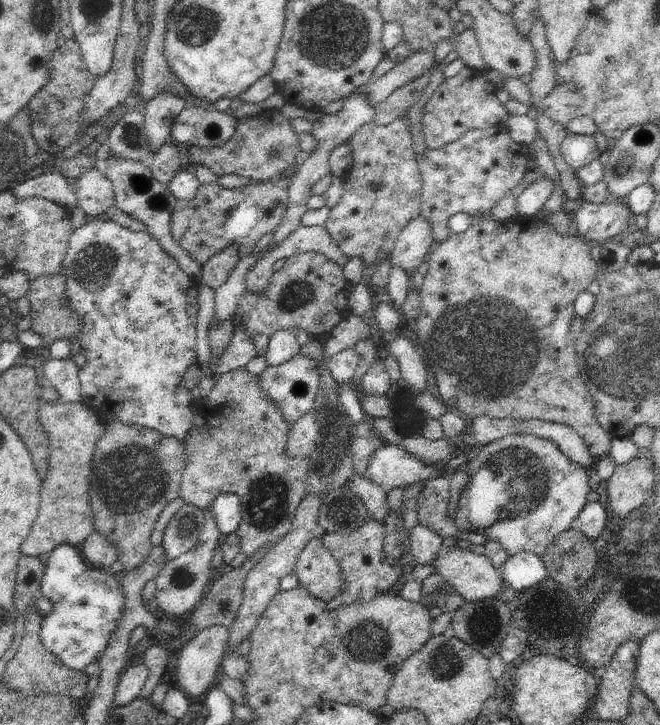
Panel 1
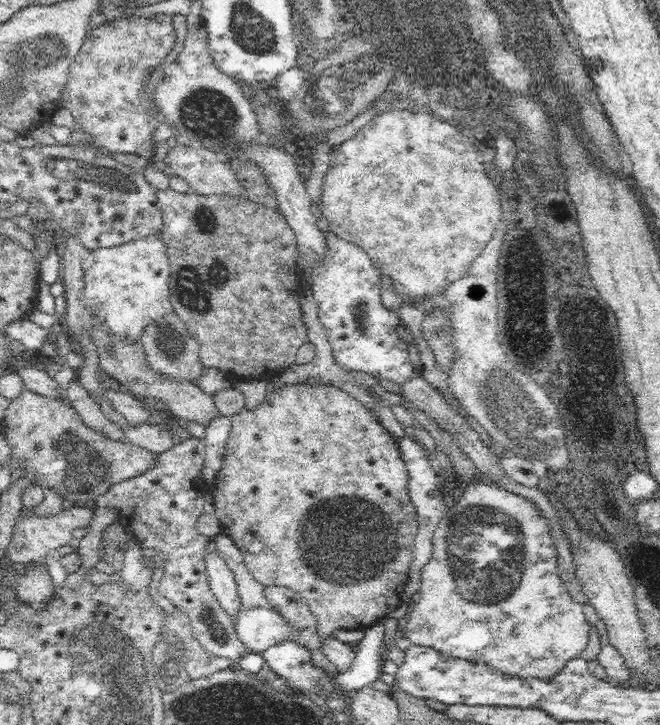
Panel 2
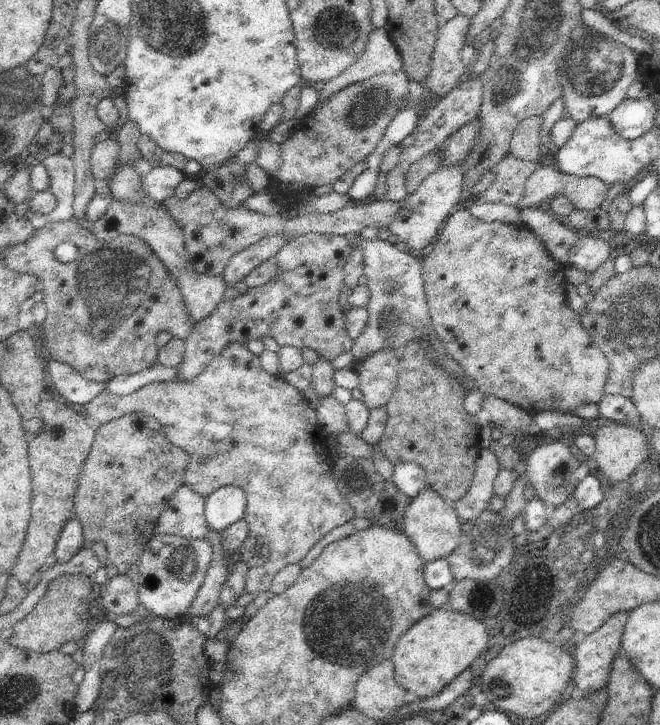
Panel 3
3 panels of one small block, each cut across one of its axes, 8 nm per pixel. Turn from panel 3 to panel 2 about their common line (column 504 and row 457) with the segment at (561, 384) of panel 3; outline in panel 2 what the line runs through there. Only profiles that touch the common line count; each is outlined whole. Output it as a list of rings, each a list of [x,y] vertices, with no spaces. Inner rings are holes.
[[[320,383],[309,386],[308,384],[297,384],[297,385],[285,385],[282,388],[268,389],[267,396],[264,398],[262,404],[258,407],[248,410],[244,408],[241,412],[238,412],[234,417],[231,418],[231,429],[229,432],[228,440],[226,441],[226,448],[224,454],[224,460],[222,463],[222,469],[218,472],[214,484],[213,492],[213,502],[215,504],[215,514],[219,519],[219,530],[220,532],[228,535],[236,543],[236,546],[242,552],[243,561],[245,562],[246,568],[249,573],[266,588],[268,587],[288,587],[294,589],[300,593],[306,599],[306,603],[310,607],[313,616],[317,619],[317,631],[320,634],[322,640],[326,640],[328,637],[332,636],[334,630],[366,630],[378,624],[380,620],[387,620],[388,613],[396,610],[396,607],[404,602],[401,598],[404,587],[409,579],[409,572],[411,567],[411,562],[413,561],[413,546],[414,540],[418,532],[418,523],[416,516],[416,509],[414,505],[410,502],[410,495],[408,494],[408,484],[409,475],[407,472],[407,467],[400,457],[399,441],[396,437],[389,433],[380,425],[379,419],[367,409],[362,402],[356,401],[356,398],[352,398],[349,394],[344,392],[342,389],[334,386],[321,385]]]

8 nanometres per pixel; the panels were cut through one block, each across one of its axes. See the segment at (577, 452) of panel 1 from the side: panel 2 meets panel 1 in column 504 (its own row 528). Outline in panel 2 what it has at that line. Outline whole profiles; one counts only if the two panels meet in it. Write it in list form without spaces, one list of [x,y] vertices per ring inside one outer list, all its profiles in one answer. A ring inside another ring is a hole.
[[[410,433],[404,434],[404,436],[398,440],[400,457],[404,461],[407,467],[409,475],[408,494],[410,495],[410,502],[416,509],[418,532],[414,540],[413,546],[413,561],[411,562],[409,579],[404,587],[401,598],[404,601],[409,601],[412,595],[417,592],[421,585],[421,572],[423,566],[428,562],[431,557],[433,549],[433,534],[440,524],[442,518],[446,514],[446,504],[444,503],[444,497],[440,492],[440,485],[438,484],[438,476],[432,466],[430,465],[430,455],[421,442],[416,441]]]

